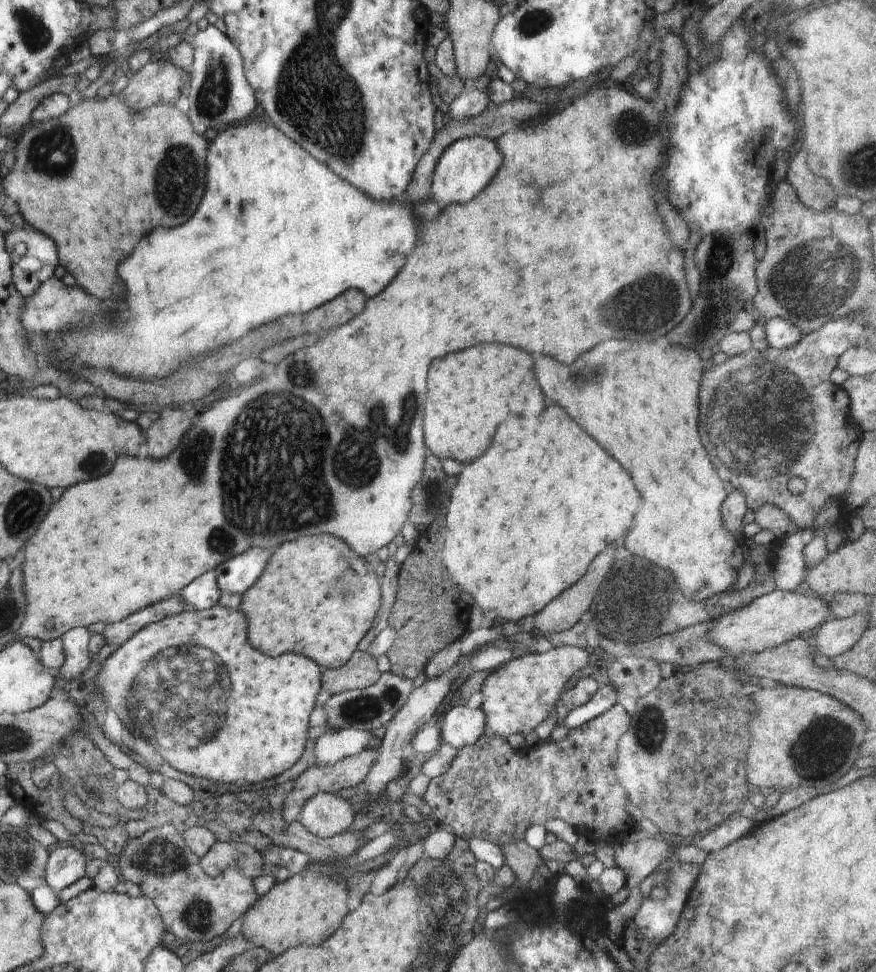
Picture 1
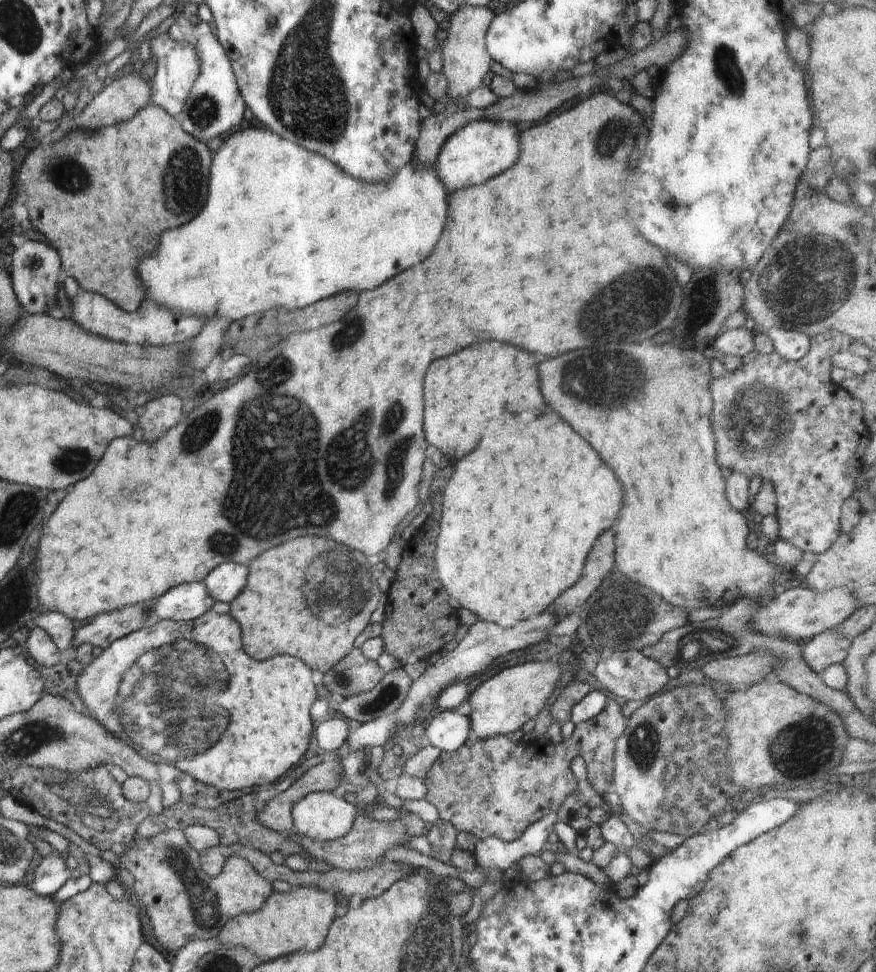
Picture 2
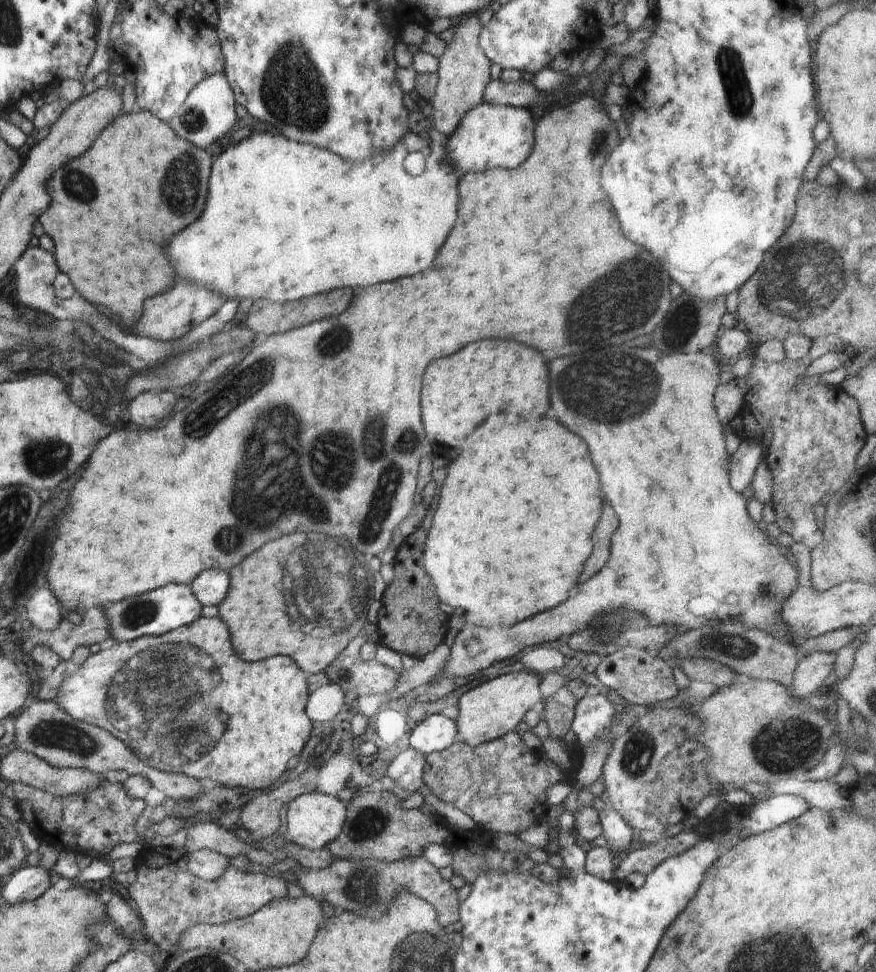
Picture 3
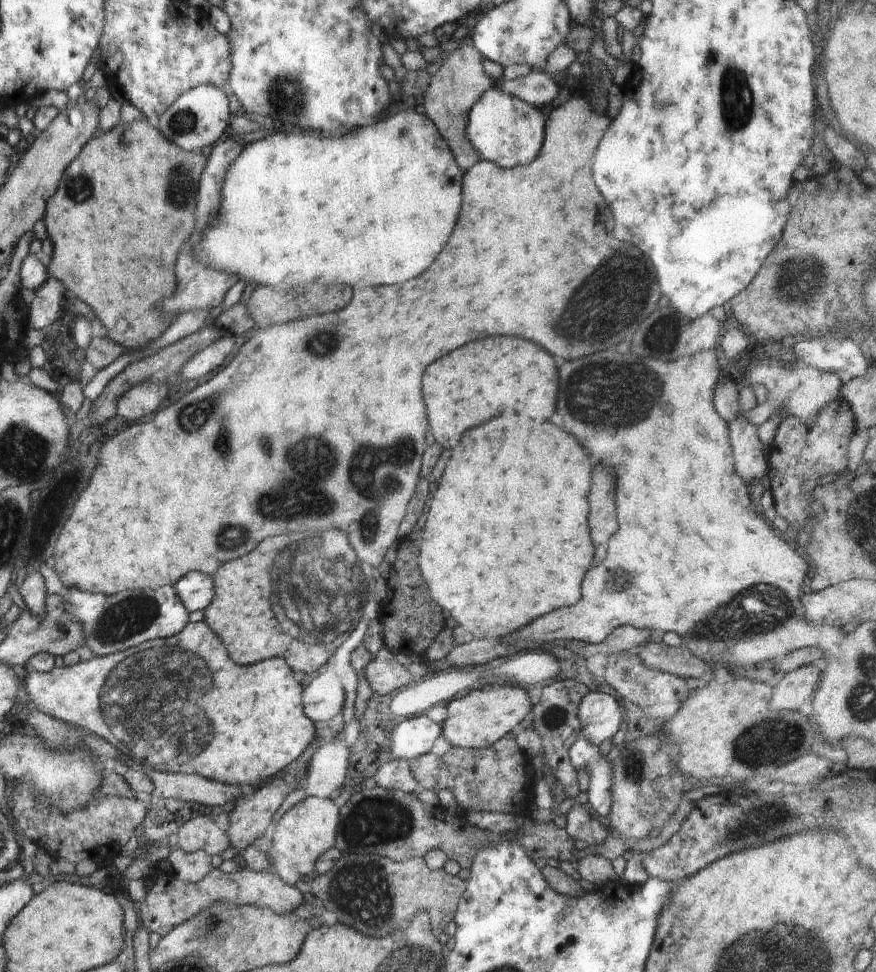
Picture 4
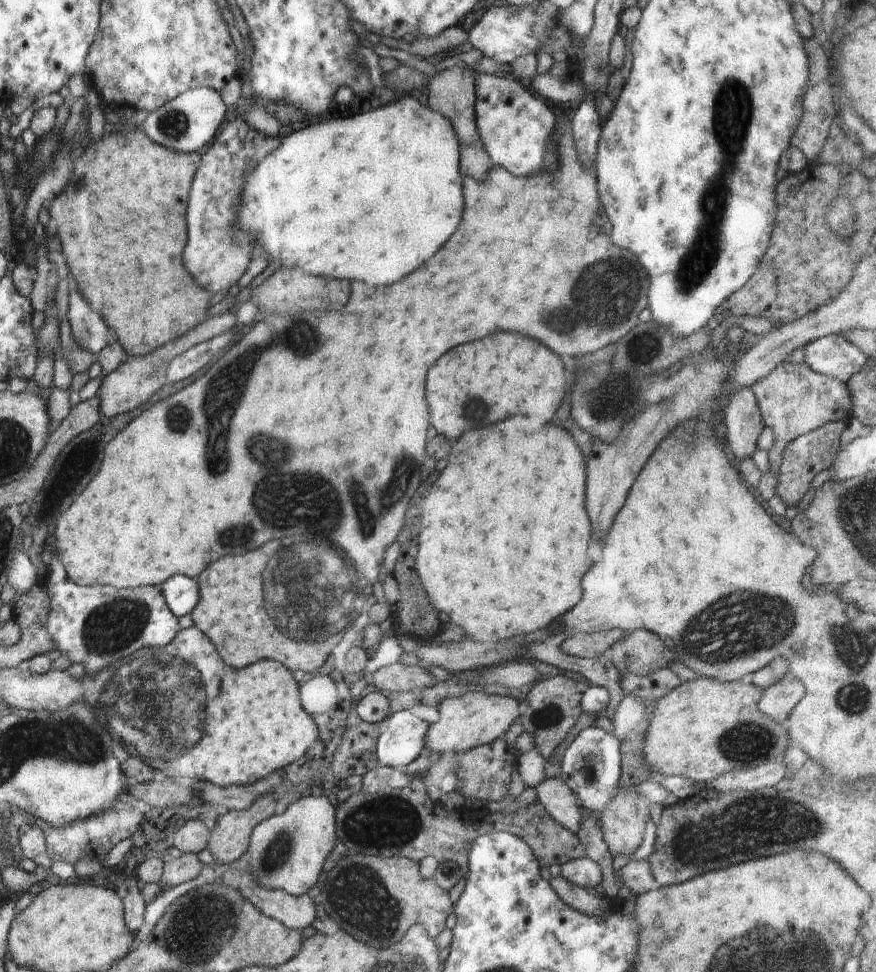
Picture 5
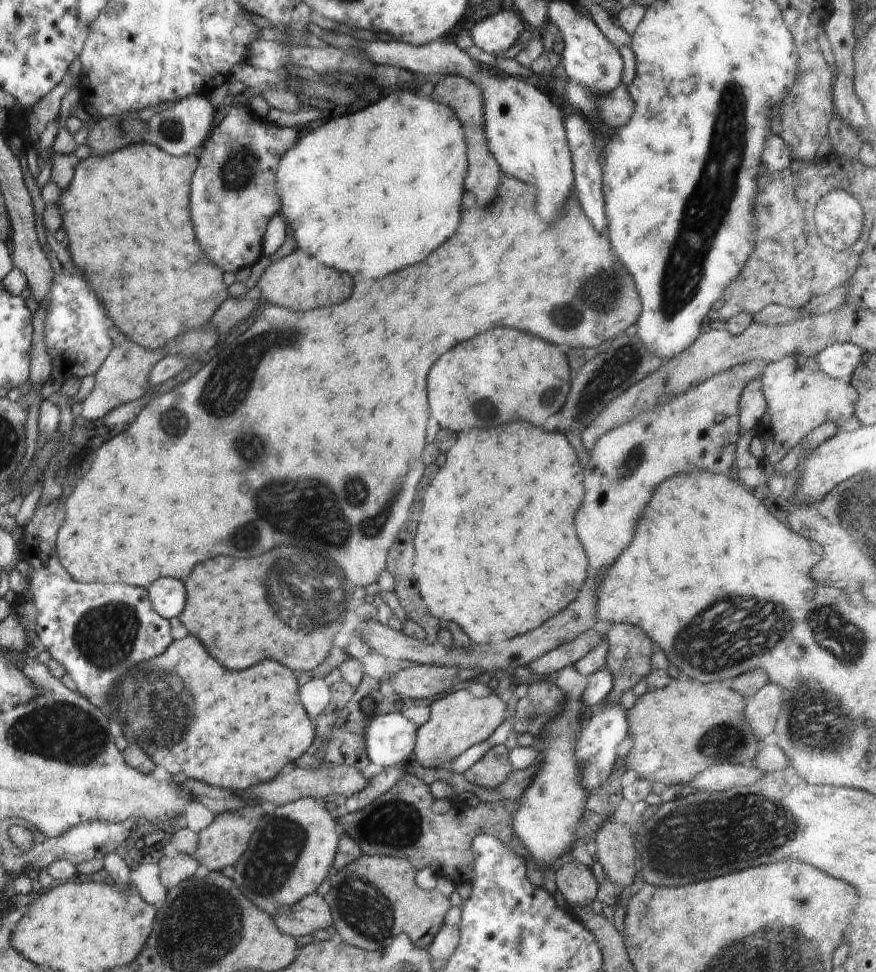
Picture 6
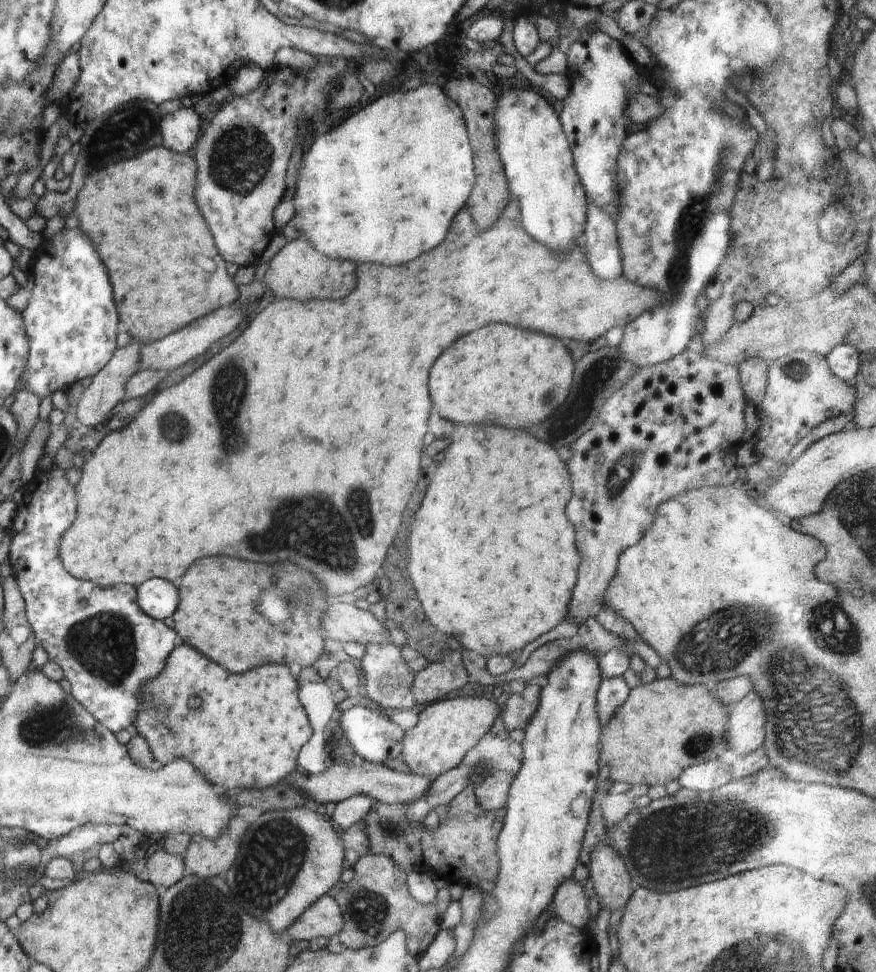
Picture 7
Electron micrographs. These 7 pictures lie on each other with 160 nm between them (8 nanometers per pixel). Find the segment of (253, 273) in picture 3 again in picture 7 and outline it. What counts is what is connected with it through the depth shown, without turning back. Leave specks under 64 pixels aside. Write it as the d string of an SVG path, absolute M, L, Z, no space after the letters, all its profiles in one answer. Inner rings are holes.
M424 84L410 92L396 90L311 140L298 172L293 197L294 224L320 255L386 266L406 264L446 238L450 222L466 204L474 181L465 118L456 102L436 85Z

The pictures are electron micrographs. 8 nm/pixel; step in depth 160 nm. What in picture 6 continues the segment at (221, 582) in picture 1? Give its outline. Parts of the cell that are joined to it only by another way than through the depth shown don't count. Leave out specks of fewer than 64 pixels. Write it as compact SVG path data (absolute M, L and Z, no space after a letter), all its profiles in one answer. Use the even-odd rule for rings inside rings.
M158 578L147 592L154 604L155 611L163 617L174 618L180 616L186 607L186 592L184 584L176 578Z

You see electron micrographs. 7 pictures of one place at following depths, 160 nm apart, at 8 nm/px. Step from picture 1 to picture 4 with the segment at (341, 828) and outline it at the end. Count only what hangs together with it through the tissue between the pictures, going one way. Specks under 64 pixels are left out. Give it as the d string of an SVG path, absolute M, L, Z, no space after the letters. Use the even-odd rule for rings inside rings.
M315 796L299 800L270 830L274 838L272 848L268 851L274 860L270 869L288 884L296 885L302 876L315 870L316 859L335 844L338 827L339 807L334 800Z

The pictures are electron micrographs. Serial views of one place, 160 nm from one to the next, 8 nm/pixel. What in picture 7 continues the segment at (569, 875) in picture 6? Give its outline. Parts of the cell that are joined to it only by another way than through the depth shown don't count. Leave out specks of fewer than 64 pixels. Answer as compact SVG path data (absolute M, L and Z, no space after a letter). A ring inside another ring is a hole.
M568 879L558 886L554 895L552 908L556 917L578 929L587 929L590 919L588 910L589 892L576 880Z

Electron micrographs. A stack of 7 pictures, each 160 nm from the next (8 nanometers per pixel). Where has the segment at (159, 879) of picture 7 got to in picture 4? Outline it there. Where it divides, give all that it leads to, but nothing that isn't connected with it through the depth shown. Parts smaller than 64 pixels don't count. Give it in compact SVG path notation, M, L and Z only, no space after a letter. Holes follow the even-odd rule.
M173 849L170 858L174 876L184 881L200 882L212 868L211 855L204 851L186 853Z

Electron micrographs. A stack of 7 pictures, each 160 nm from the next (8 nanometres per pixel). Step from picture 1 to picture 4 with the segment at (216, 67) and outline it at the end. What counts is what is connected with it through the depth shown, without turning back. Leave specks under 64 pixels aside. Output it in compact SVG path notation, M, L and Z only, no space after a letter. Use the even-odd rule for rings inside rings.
M198 85L186 91L168 107L156 125L167 139L186 151L200 151L204 146L214 144L226 130L230 130L232 114L227 90L216 85Z

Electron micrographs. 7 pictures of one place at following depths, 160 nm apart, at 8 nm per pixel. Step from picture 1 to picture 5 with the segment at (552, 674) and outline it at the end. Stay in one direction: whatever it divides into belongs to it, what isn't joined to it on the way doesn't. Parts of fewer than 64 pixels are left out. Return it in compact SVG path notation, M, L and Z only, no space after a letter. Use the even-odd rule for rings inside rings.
M484 691L446 698L437 707L439 719L430 725L426 733L426 750L432 750L438 755L455 754L500 739L512 724L519 721L519 704L514 697L489 695Z

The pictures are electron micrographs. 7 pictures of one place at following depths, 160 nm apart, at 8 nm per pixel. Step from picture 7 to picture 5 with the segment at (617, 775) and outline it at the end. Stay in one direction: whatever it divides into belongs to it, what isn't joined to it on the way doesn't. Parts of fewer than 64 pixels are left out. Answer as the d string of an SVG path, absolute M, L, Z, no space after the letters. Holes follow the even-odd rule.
M699 676L697 679L681 682L676 688L674 688L674 690L672 690L672 692L670 692L670 694L659 698L655 702L653 717L649 722L649 727L646 732L646 741L644 744L645 762L649 766L649 769L652 770L653 775L657 778L662 776L680 775L690 778L694 783L706 782L709 787L714 780L716 780L720 775L726 774L726 772L732 772L734 770L745 771L769 762L782 761L783 754L786 752L786 749L789 746L792 746L792 744L790 744L791 740L789 732L787 731L785 722L777 723L767 714L760 712L758 701L762 698L762 693L763 690L758 688L754 683L744 684L741 680L721 683L720 681L708 677Z

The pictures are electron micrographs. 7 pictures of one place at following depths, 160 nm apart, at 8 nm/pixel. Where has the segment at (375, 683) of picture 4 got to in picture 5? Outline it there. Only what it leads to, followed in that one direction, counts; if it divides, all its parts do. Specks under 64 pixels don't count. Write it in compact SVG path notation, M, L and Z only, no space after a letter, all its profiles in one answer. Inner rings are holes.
M423 664L386 665L373 672L371 682L375 690L390 690L397 693L403 690L419 692L422 688L432 687L438 680Z

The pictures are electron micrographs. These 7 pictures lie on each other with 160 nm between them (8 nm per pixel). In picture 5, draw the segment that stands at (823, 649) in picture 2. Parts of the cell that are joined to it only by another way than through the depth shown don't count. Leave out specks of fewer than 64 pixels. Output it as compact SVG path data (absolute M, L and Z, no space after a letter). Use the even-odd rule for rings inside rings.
M788 672L783 679L763 690L758 708L760 712L780 723L789 717L794 706L804 697L805 686L802 681Z

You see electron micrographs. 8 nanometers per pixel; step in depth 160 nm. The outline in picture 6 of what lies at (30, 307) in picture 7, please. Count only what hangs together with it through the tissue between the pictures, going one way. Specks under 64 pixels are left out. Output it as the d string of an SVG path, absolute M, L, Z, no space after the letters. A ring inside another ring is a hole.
M82 272L56 274L47 296L47 321L44 329L52 361L51 380L64 382L71 376L94 375L110 354L106 312L100 300L90 290Z

